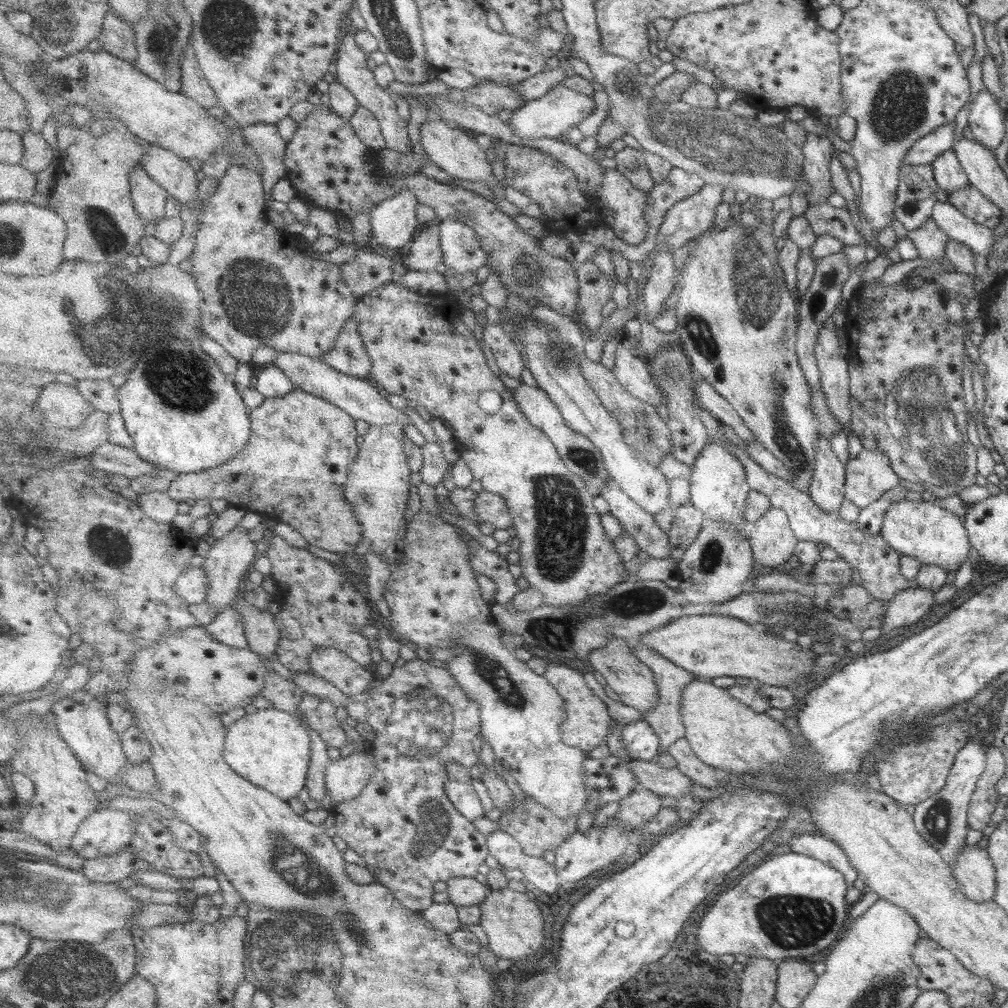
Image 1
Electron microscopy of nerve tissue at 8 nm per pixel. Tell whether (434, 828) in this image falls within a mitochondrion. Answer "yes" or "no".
yes

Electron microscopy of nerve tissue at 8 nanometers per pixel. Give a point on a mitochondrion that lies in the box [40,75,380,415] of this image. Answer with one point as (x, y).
(111, 326)

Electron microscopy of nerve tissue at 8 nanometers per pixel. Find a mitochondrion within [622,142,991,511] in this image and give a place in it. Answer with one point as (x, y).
(921, 417)

